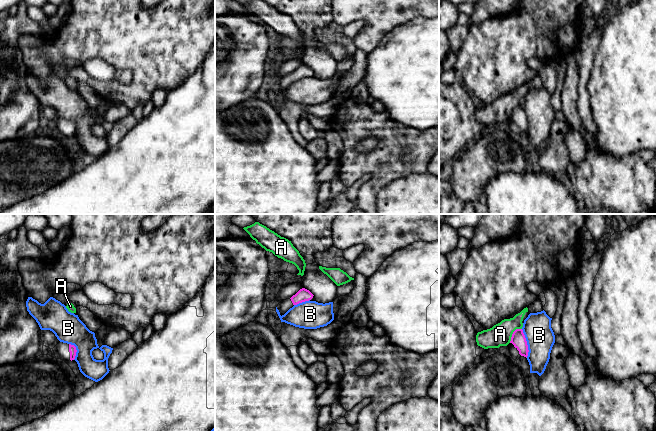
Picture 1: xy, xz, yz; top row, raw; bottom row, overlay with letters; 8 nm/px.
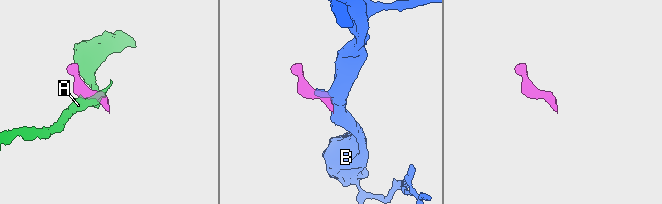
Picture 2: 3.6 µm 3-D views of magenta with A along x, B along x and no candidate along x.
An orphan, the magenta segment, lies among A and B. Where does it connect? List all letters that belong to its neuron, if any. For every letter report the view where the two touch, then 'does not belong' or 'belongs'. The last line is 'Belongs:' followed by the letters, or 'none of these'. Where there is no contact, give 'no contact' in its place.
A: meets magenta in yz; does not belong
B: meets magenta in yz; does not belong
Belongs: none of these

